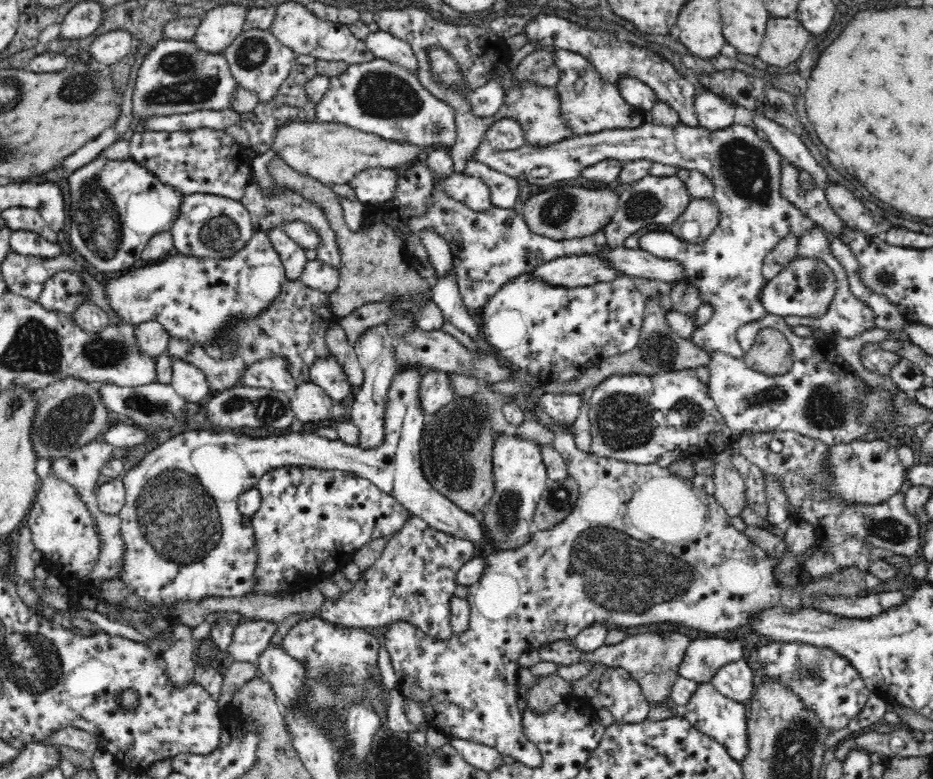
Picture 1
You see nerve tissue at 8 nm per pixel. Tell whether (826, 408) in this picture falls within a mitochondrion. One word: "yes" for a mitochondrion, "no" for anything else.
yes

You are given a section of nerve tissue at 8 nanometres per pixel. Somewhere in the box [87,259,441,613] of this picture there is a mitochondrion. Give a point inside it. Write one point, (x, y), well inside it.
(174, 510)

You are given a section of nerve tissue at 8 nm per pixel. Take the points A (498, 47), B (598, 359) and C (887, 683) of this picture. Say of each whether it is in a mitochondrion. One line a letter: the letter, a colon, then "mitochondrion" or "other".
A: other
B: other
C: other

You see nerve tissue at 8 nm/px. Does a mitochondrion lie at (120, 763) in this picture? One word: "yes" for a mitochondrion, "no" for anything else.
no

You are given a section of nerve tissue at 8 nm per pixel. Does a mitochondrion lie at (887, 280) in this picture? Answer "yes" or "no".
yes

